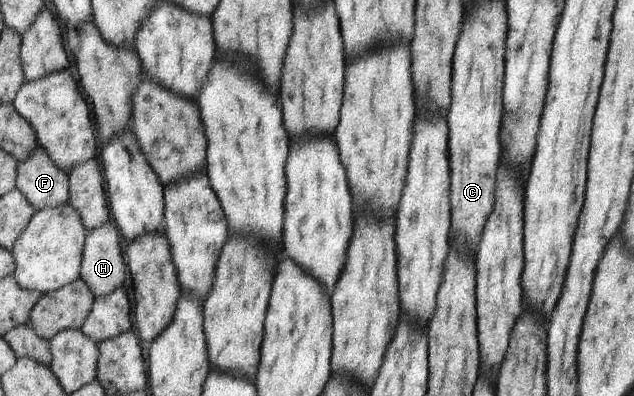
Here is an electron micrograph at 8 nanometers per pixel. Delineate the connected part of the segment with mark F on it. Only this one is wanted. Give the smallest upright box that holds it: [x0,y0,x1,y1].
[17,147,71,212]

